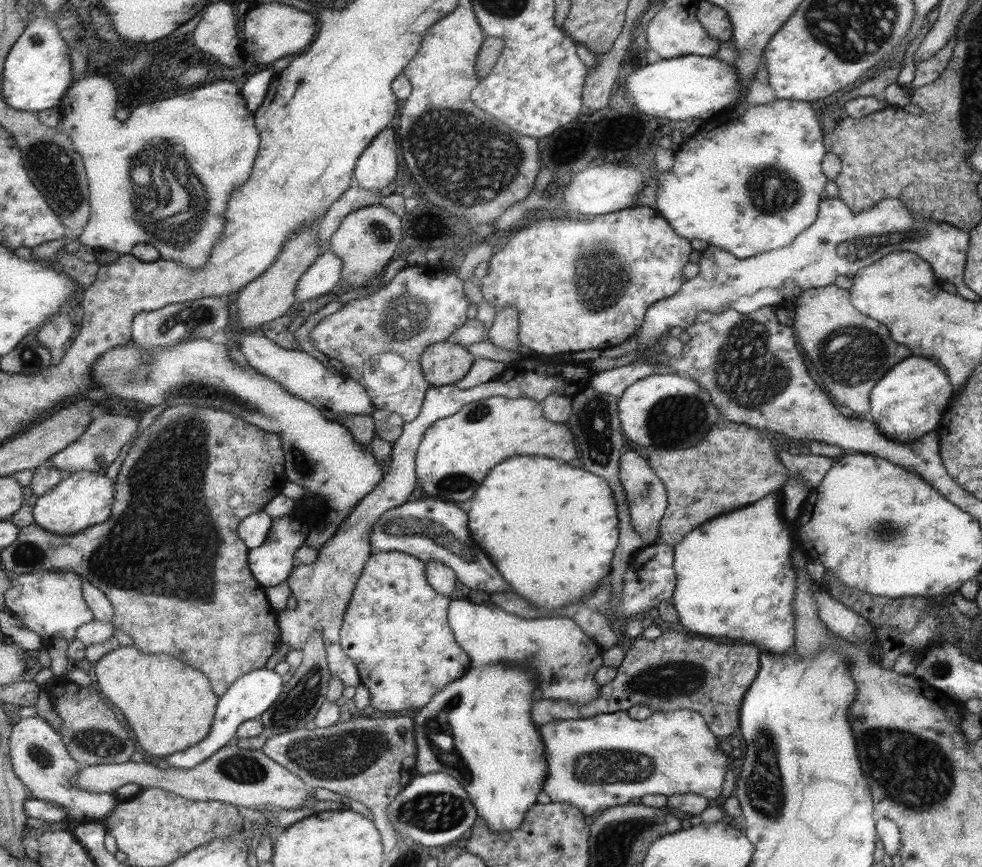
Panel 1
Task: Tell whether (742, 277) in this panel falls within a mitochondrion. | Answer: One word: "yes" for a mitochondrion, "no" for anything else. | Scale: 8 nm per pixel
no

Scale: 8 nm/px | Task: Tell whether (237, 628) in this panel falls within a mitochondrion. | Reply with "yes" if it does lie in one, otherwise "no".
no

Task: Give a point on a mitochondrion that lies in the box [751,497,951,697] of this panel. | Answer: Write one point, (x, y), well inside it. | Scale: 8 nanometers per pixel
(885, 532)

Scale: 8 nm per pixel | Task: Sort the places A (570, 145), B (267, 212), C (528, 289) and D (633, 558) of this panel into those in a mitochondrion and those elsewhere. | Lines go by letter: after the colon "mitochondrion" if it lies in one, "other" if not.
A: other
B: other
C: other
D: other

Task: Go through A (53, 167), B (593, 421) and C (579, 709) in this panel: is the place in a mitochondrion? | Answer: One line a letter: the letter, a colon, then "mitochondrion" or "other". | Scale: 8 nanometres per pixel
A: mitochondrion
B: mitochondrion
C: other

